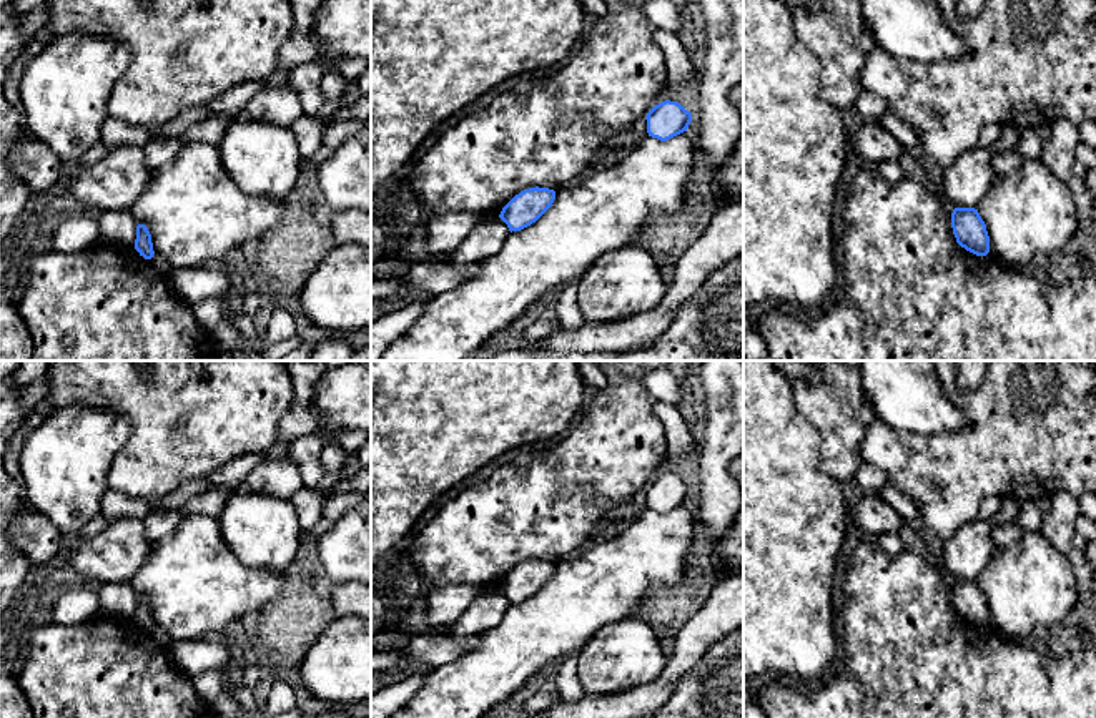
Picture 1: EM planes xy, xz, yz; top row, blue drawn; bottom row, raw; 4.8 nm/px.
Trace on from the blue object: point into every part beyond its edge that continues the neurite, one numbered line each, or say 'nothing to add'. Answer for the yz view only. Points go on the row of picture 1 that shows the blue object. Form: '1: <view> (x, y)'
nothing to add

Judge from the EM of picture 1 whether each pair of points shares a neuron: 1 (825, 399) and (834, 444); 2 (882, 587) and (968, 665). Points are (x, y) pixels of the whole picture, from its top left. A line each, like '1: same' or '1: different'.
1: same
2: same

